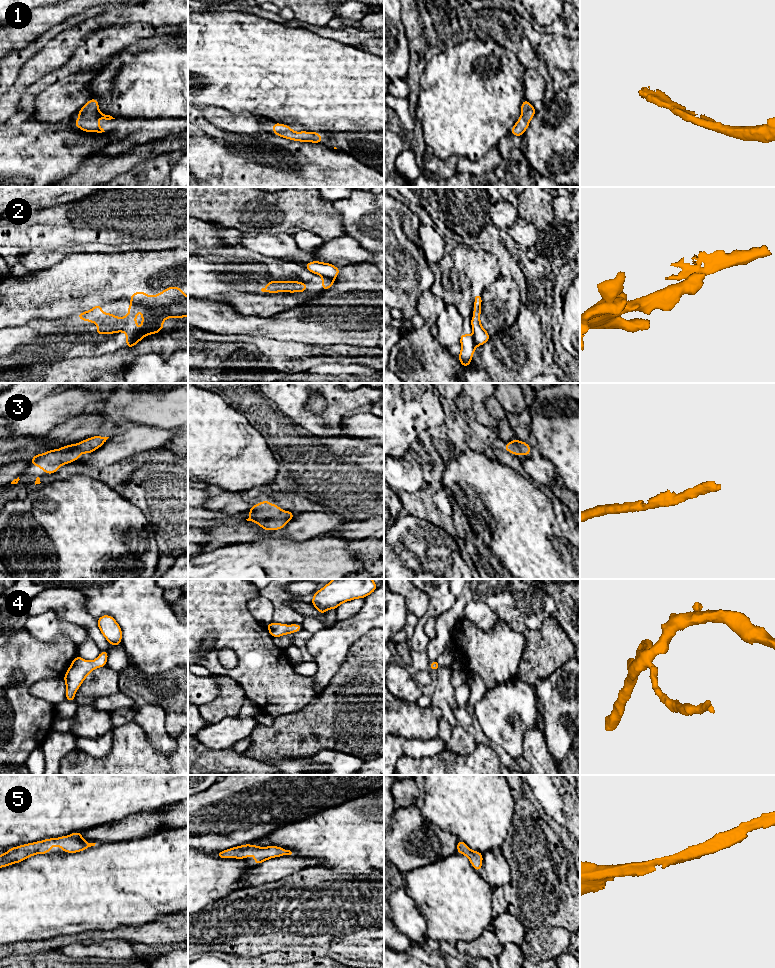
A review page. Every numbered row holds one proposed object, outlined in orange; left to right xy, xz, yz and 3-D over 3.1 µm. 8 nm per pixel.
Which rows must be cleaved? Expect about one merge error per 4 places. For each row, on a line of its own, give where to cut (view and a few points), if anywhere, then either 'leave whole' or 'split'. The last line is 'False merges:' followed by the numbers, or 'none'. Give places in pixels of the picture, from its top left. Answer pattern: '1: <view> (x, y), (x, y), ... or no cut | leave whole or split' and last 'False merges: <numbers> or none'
1: no cut | leave whole
2: xz (323, 276), (333, 279) | split
3: no cut | leave whole
4: no cut | leave whole
5: no cut | leave whole
False merges: 2

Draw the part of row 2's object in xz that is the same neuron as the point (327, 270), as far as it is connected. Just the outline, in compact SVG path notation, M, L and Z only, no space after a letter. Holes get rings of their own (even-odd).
M311 261L307 264L304 264L304 266L308 271L330 279L334 279L340 274L340 269L338 267L335 267L331 263Z

